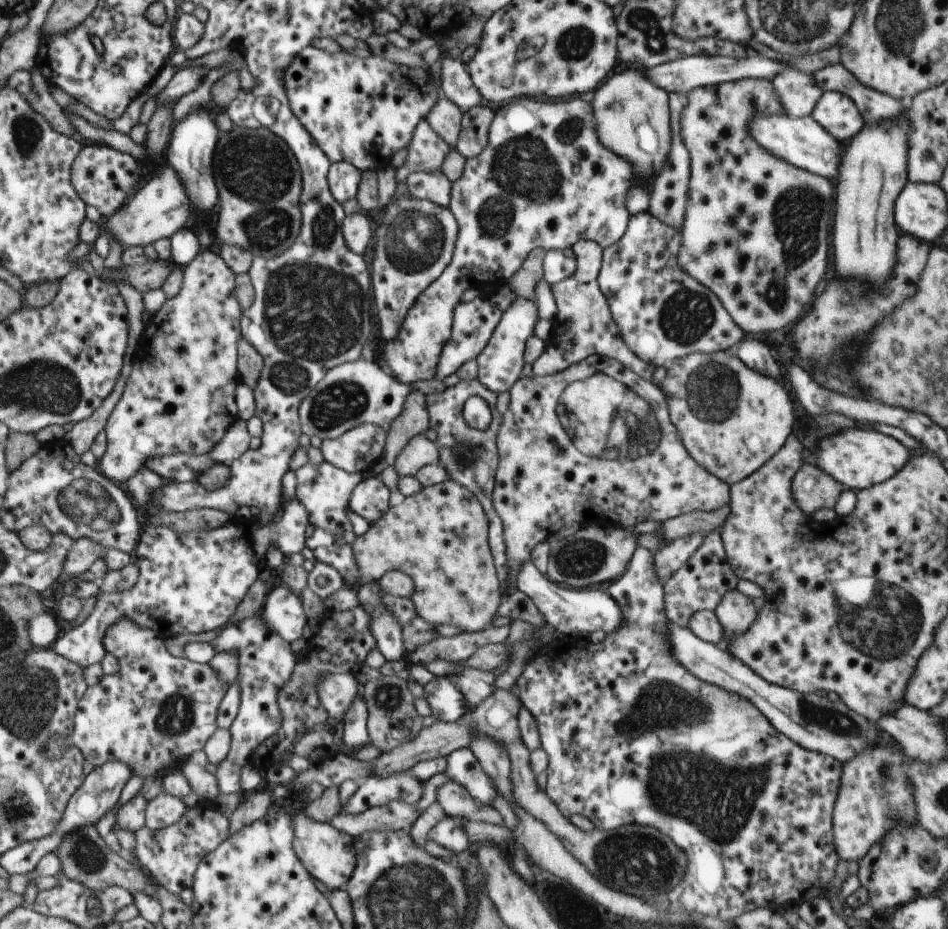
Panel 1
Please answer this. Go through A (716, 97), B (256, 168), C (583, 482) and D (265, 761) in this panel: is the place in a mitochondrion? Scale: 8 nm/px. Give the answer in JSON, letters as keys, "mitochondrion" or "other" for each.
{"A":"other","B":"mitochondrion","C":"other","D":"other"}

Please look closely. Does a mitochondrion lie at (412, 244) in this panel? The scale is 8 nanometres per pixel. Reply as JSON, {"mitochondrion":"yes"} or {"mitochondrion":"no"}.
{"mitochondrion":"yes"}

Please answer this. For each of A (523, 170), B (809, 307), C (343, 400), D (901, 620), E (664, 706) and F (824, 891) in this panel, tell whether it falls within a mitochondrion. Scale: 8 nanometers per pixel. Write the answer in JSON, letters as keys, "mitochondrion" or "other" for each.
{"A":"mitochondrion","B":"other","C":"mitochondrion","D":"mitochondrion","E":"mitochondrion","F":"other"}

